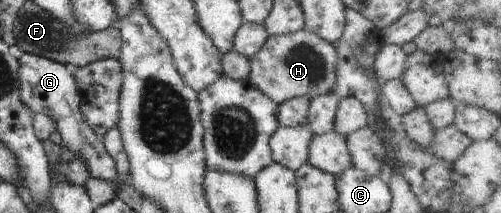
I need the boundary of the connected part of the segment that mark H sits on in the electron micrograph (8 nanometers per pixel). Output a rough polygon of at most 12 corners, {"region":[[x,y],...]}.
{"region":[[303,30],[267,37],[249,82],[277,104],[331,92],[336,48]]}

